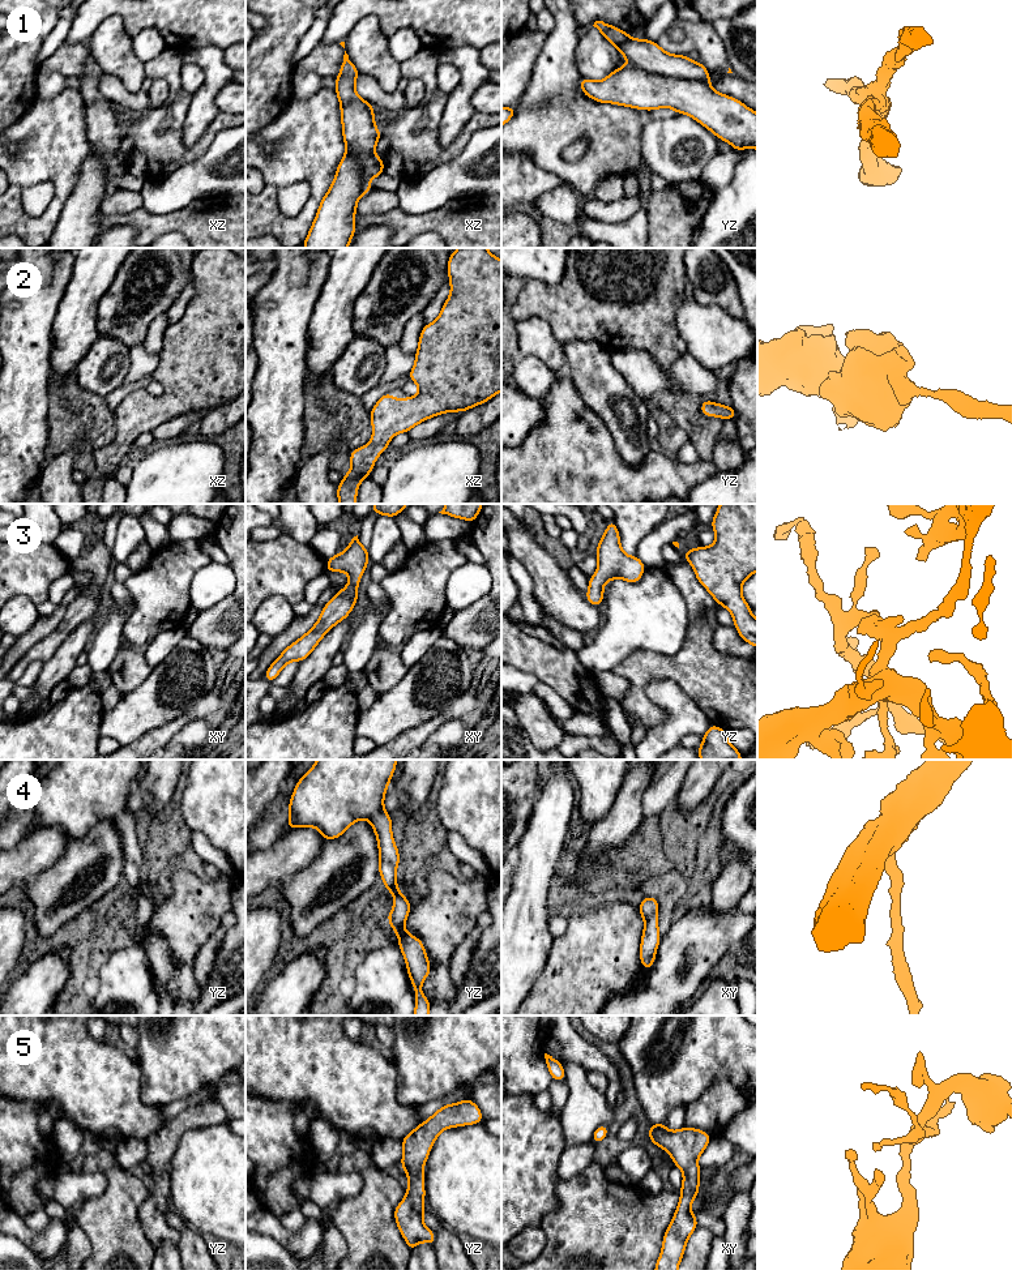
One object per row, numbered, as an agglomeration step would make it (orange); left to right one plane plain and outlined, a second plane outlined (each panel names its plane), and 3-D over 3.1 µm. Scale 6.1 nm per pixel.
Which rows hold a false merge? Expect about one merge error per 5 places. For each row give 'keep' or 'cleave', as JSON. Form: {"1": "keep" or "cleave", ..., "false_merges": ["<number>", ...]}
{"1": "keep", "2": "keep", "3": "keep", "4": "keep", "5": "keep", "false_merges": []}

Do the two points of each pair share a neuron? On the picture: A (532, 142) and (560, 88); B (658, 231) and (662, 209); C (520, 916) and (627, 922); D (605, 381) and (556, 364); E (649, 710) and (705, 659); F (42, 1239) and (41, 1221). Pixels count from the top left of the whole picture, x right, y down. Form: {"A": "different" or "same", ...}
{"A": "same", "B": "same", "C": "different", "D": "different", "E": "same", "F": "different"}

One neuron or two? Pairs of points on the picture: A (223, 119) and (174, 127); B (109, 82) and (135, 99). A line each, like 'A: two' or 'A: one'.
A: one
B: one

